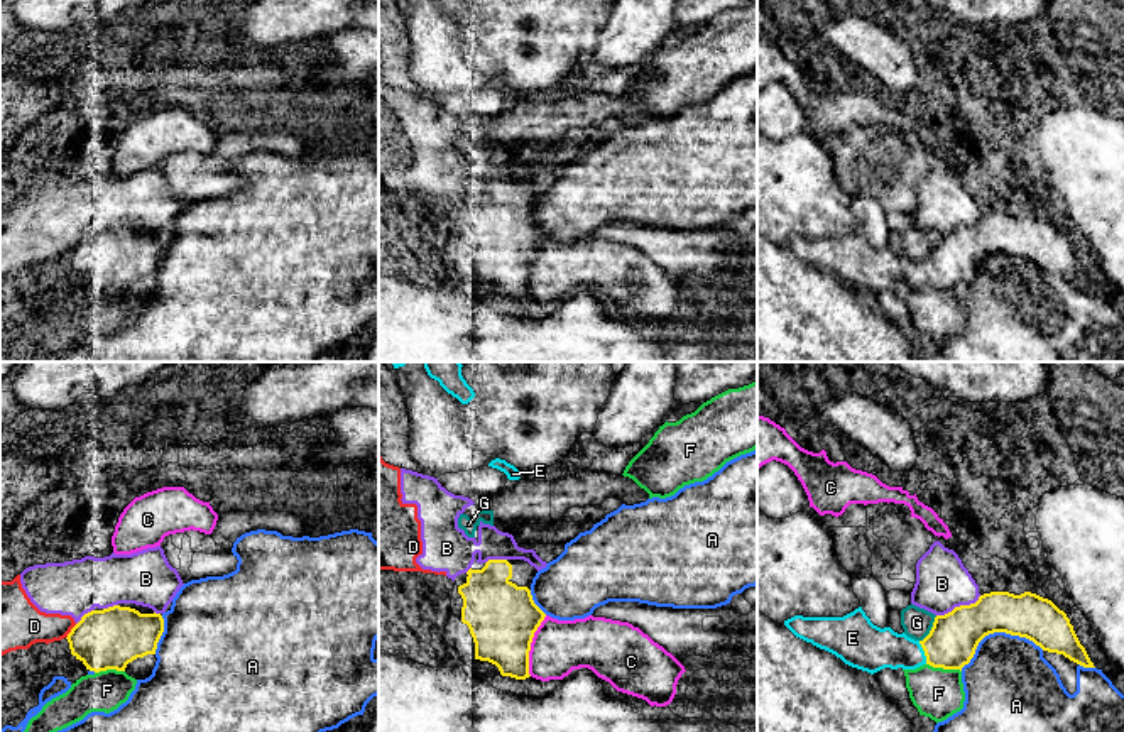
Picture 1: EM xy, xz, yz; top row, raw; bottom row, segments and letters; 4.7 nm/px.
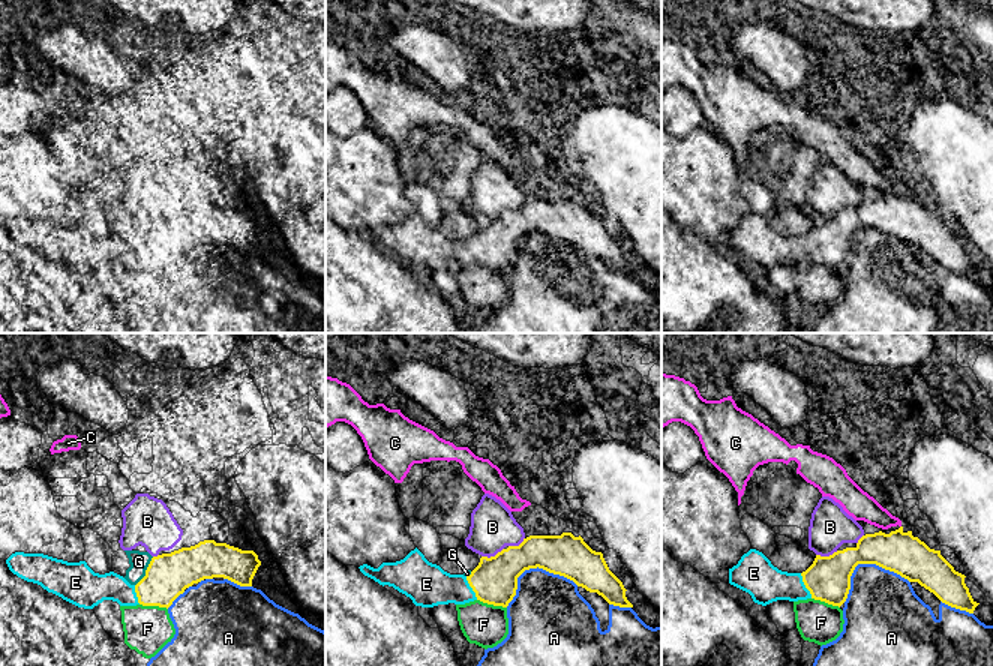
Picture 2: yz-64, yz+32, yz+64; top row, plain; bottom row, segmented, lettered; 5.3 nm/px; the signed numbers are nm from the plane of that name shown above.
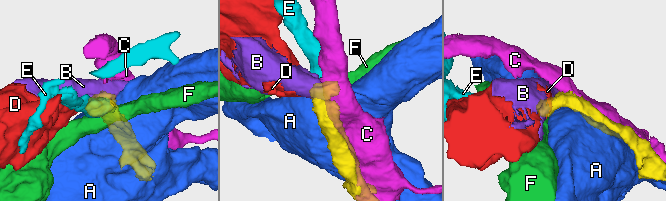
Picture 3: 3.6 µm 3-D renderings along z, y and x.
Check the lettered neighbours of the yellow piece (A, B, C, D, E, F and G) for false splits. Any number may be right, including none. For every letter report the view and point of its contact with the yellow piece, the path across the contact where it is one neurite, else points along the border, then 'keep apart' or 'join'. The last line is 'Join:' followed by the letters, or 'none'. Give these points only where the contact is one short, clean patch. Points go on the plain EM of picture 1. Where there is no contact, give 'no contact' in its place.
A: yz (998, 252) | keep apart
B: yz (960, 227) | keep apart
C: xz (529, 267) | keep apart
D: xy (71, 252) | keep apart
E: yz (925, 274) | join
F: yz (943, 289) | along yz (927, 284), (960, 293) | keep apart
G: yz (932, 251) | keep apart
Join: E

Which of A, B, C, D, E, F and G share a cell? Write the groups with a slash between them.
A / B D / C / E / F / G

